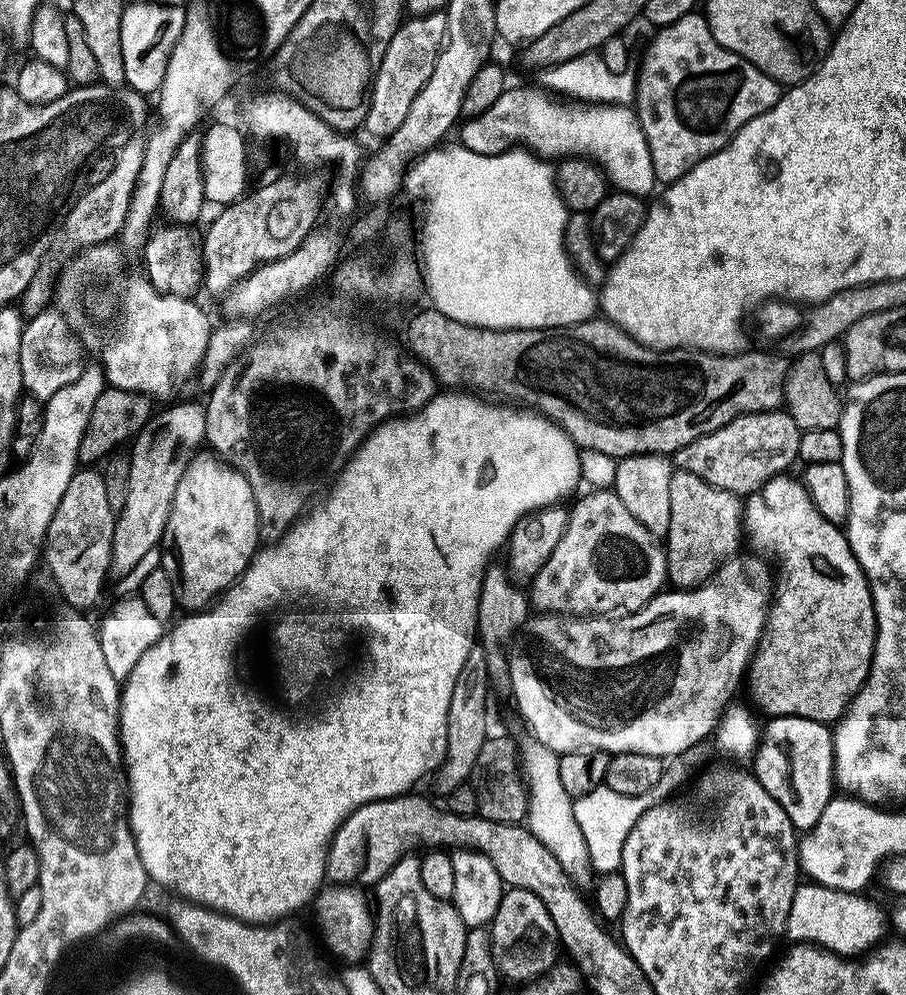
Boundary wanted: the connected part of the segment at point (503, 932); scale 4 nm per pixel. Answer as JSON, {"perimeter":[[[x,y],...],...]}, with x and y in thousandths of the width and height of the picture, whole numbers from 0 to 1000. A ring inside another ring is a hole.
{"perimeter":[[[562,891],[556,897],[554,907],[550,907],[550,915],[545,919],[541,930],[543,951],[547,956],[547,968],[555,971],[554,975],[563,979],[566,976],[581,976],[582,984],[591,984],[599,980],[611,968],[614,963],[607,957],[592,957],[595,949],[600,949],[605,944],[613,942],[614,931],[594,898],[584,893]],[[570,957],[579,957],[574,961]],[[556,969],[561,969],[556,973]]]}

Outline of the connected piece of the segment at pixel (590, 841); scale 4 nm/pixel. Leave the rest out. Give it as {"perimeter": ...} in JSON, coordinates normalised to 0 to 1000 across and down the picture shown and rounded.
{"perimeter":[[[773,745],[766,750],[762,750],[759,754],[736,761],[733,766],[731,784],[713,798],[689,799],[662,789],[655,794],[653,799],[640,800],[632,805],[635,825],[638,826],[639,833],[642,834],[642,842],[647,842],[649,865],[653,867],[655,873],[659,877],[666,878],[683,873],[687,850],[691,846],[691,838],[699,832],[700,826],[713,814],[730,808],[733,804],[741,803],[751,794],[748,792],[758,784],[763,770],[776,764],[779,758],[777,751],[779,751],[778,747]]]}

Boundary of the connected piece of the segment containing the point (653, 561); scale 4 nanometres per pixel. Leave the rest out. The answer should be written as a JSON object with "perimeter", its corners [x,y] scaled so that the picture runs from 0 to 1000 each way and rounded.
{"perimeter":[[[653,492],[637,505],[627,515],[627,527],[623,531],[616,549],[611,549],[611,557],[607,557],[607,561],[603,565],[603,569],[598,569],[598,573],[594,573],[594,577],[585,584],[585,607],[588,612],[592,611],[596,615],[627,615],[636,621],[671,621],[677,617],[688,613],[690,616],[696,617],[703,615],[704,612],[711,611],[726,596],[734,590],[735,580],[737,578],[737,565],[735,555],[725,544],[720,542],[713,532],[709,529],[709,525],[704,525],[700,521],[700,517],[695,517],[695,513],[691,513],[691,509],[687,509],[687,505],[681,501],[679,493],[675,492]]]}

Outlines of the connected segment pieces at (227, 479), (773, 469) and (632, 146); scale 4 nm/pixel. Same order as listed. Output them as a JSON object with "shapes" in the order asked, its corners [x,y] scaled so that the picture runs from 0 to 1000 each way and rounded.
{"shapes":[[[[217,457],[201,476],[192,492],[185,524],[179,540],[179,570],[188,577],[194,606],[203,613],[225,613],[267,578],[285,554],[289,543],[287,518],[278,499],[276,484],[264,469],[246,466],[237,457]]],[[[869,413],[829,414],[749,450],[744,456],[744,466],[752,474],[770,476],[775,484],[784,484],[792,492],[828,496],[843,483],[869,475],[870,469],[880,465],[884,433]]],[[[565,86],[535,114],[515,122],[507,144],[532,156],[550,156],[558,147],[577,147],[596,159],[648,159],[660,166],[679,192],[714,198],[714,193],[725,188],[726,182],[701,112],[681,104],[639,104],[621,105],[592,88]]]]}

